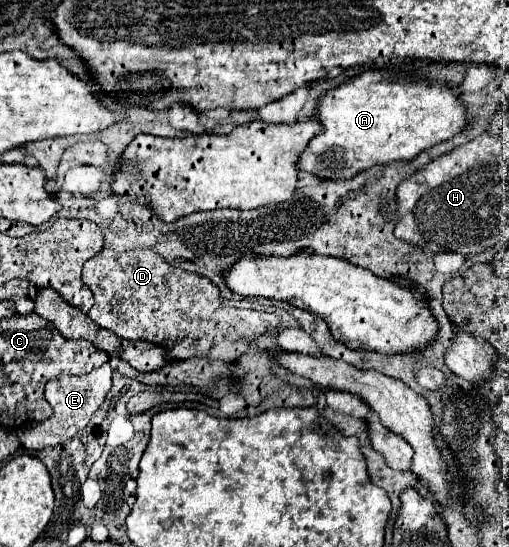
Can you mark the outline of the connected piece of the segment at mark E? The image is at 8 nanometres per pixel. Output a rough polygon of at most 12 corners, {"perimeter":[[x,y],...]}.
{"perimeter":[[110,363],[48,381],[50,419],[20,429],[26,449],[84,429],[112,387]]}

